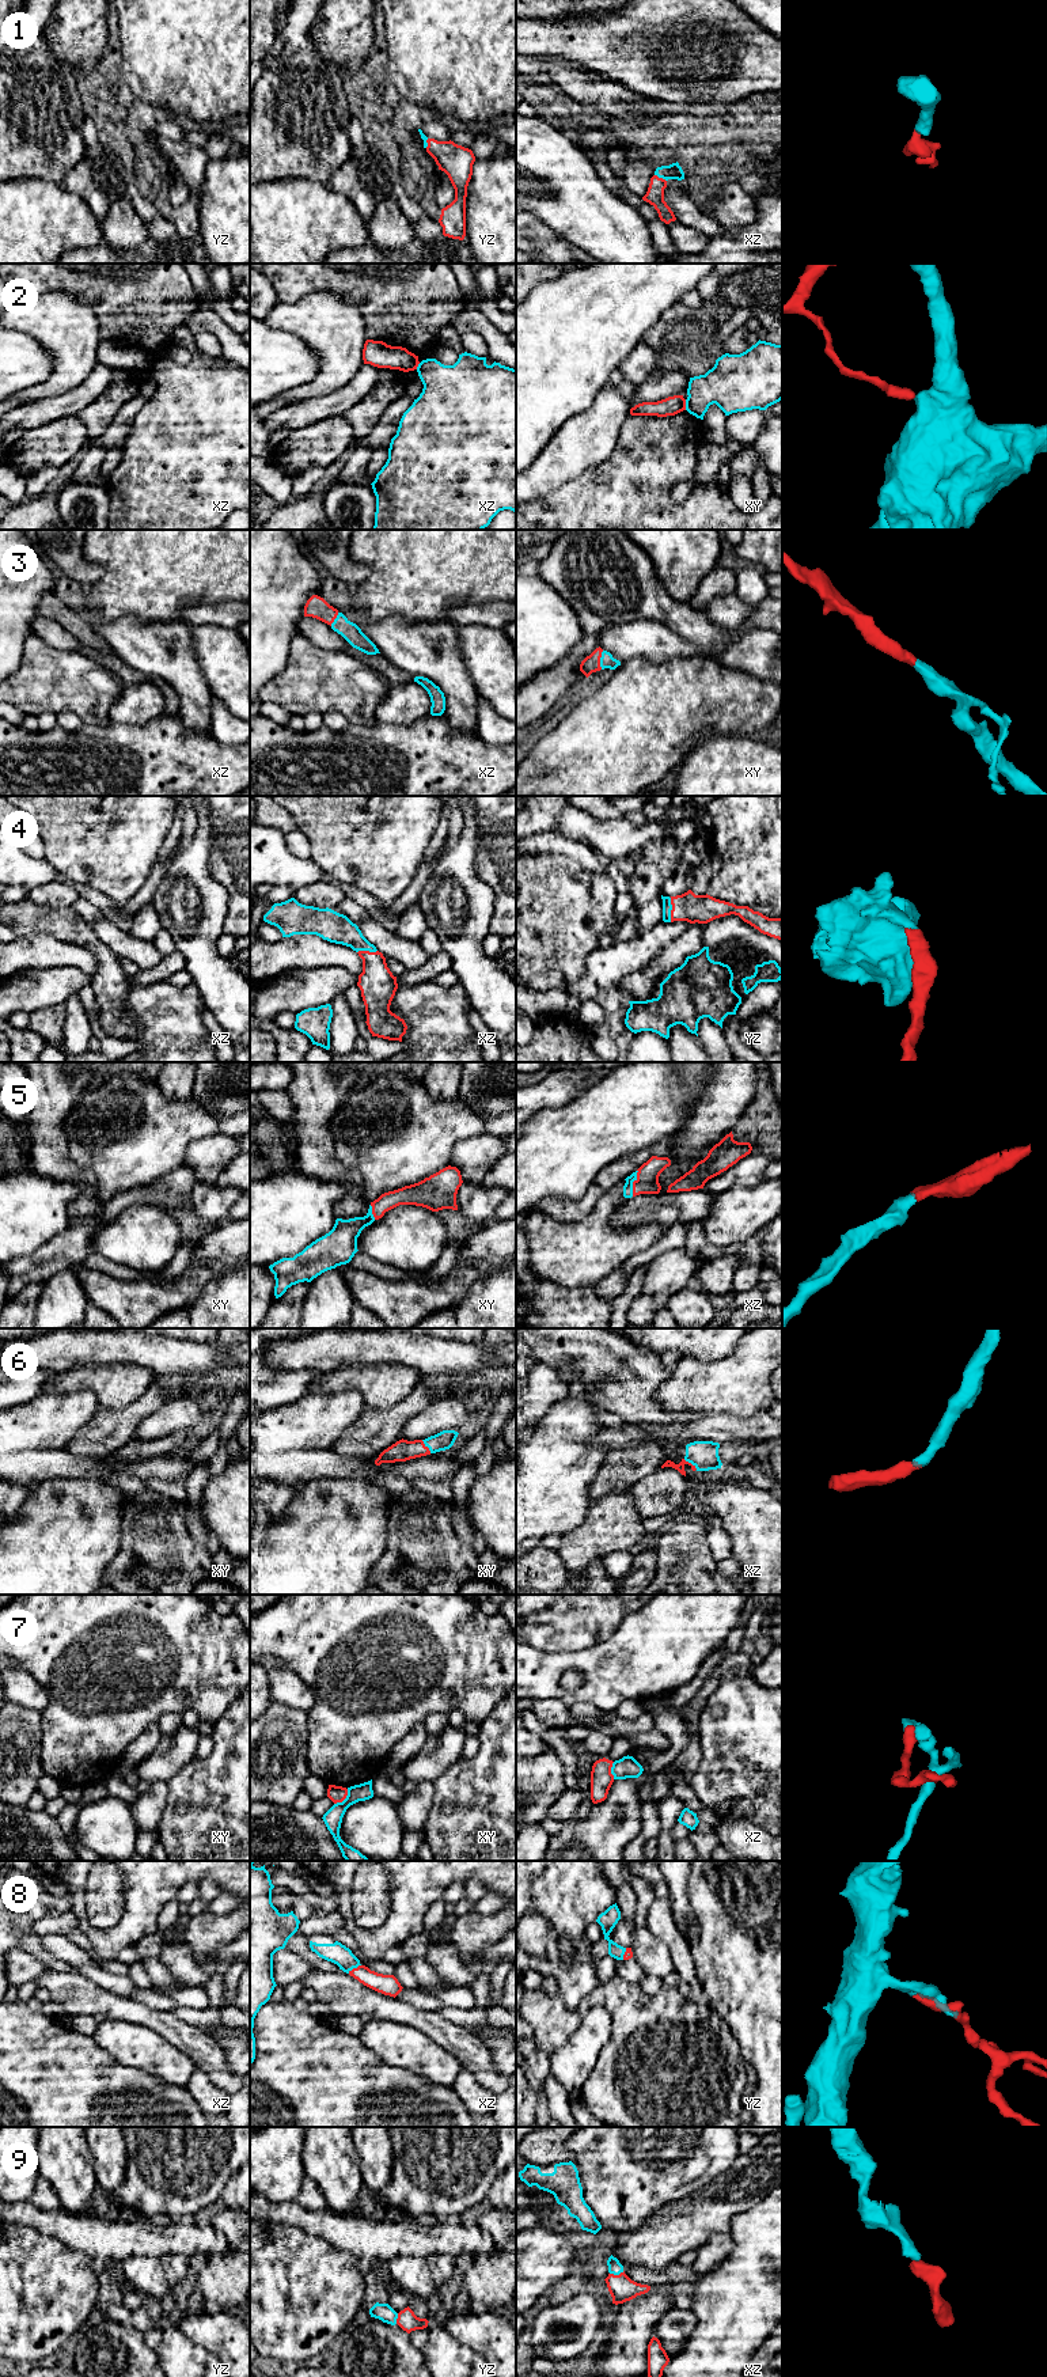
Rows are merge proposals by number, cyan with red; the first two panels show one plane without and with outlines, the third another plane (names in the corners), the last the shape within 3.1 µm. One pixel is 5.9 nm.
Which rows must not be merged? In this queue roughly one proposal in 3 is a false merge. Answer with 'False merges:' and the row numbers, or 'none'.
False merges: 2, 7

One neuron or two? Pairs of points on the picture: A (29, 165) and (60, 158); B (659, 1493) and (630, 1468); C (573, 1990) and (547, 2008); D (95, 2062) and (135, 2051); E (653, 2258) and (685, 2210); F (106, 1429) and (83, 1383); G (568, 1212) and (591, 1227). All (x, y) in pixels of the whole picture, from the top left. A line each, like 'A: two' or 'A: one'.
A: one
B: two
C: two
D: two
E: one
F: two
G: two

